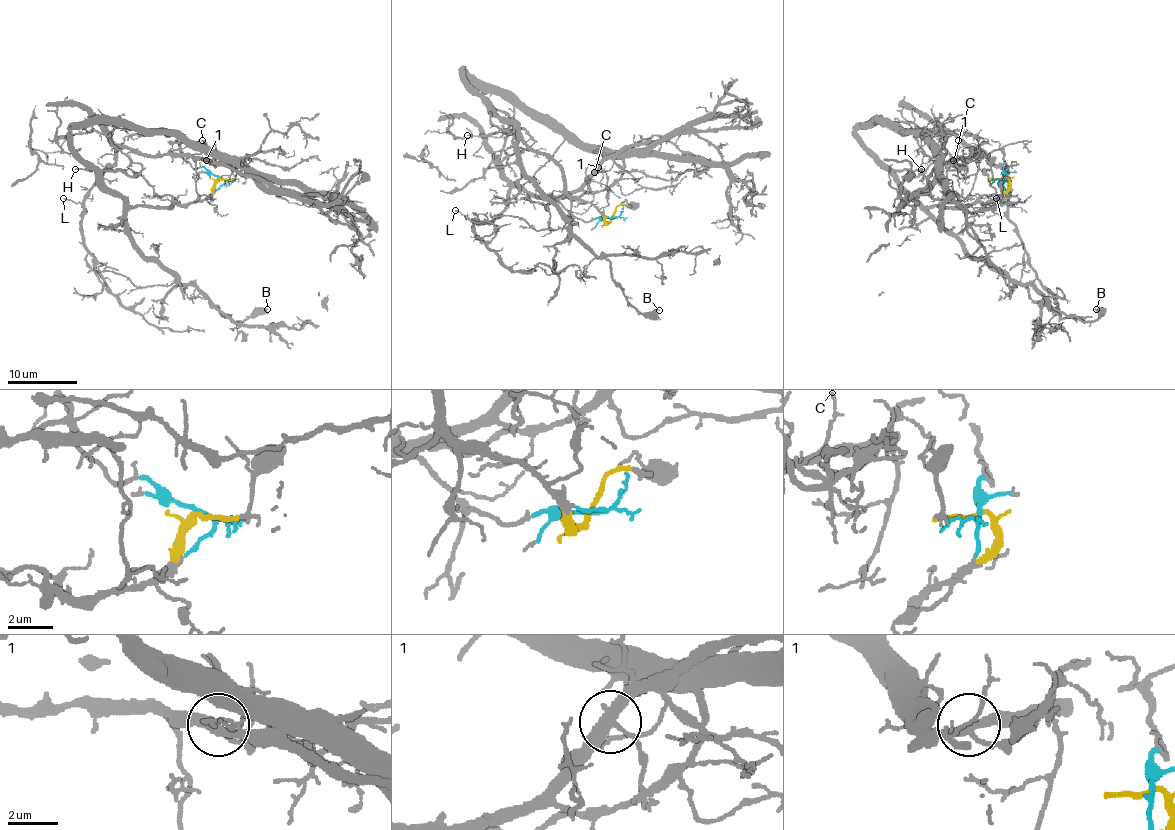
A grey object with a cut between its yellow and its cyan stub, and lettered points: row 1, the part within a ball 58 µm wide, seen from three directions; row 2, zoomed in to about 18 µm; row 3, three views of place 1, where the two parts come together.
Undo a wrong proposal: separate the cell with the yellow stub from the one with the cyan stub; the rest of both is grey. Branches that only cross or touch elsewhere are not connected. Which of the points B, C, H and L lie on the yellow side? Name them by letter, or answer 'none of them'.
B, H

